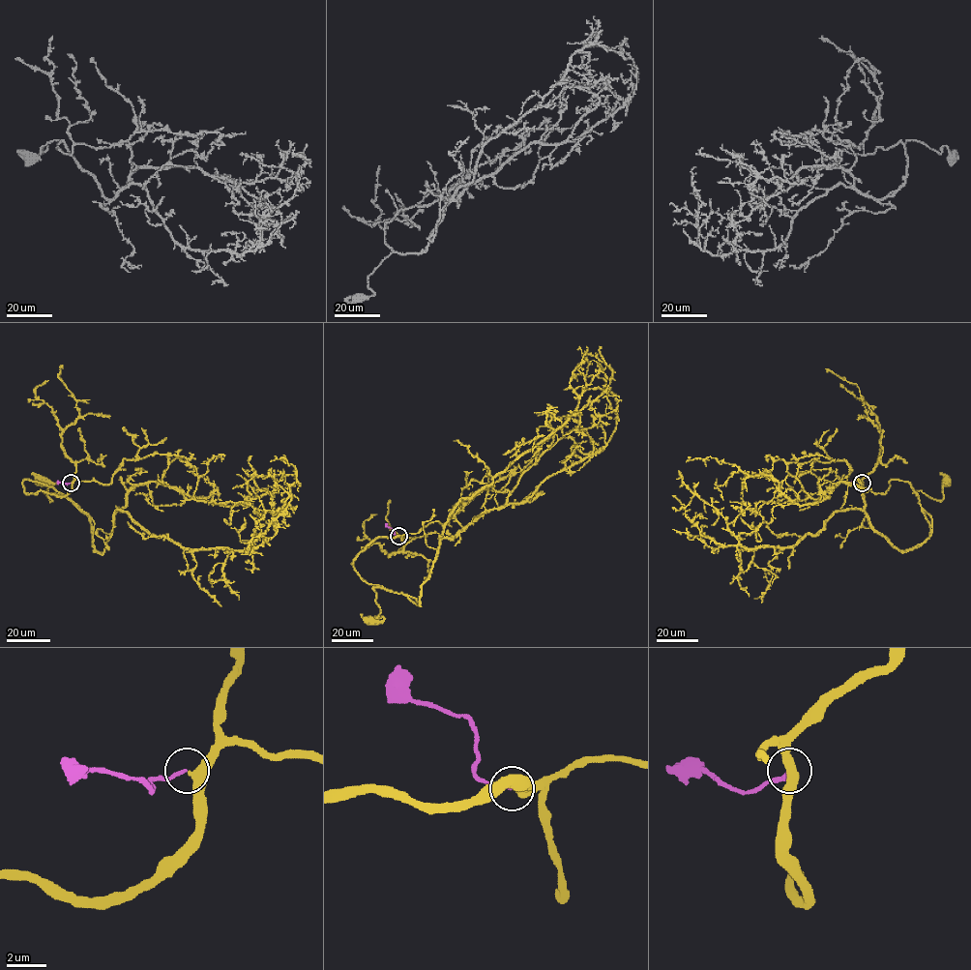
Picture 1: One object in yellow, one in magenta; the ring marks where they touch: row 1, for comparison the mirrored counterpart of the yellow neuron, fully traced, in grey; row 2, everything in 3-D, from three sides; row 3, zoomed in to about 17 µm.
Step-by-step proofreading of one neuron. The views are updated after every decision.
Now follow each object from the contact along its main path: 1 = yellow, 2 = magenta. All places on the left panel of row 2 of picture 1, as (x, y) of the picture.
1: (71, 483), (58, 496), (22, 486), (28, 479), (59, 493), (44, 492), (50, 501), (41, 483)
2: (71, 483), (58, 482)

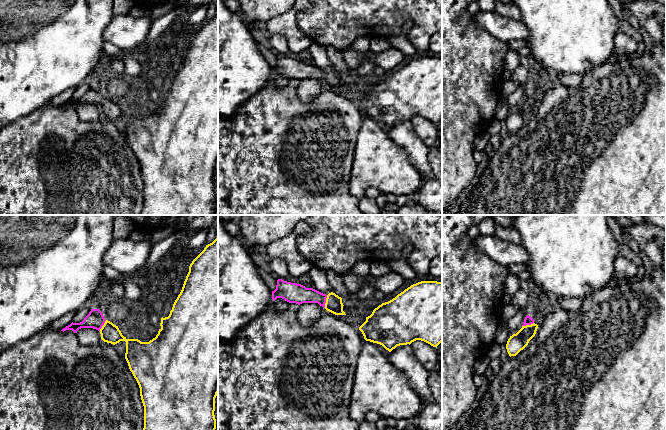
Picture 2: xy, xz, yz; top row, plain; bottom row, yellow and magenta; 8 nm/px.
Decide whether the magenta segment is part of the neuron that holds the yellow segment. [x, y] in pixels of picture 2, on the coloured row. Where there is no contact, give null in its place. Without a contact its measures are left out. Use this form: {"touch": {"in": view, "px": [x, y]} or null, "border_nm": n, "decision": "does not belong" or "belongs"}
{"touch": {"in": "xz", "px": [326, 301]}, "border_nm": 110, "decision": "belongs"}

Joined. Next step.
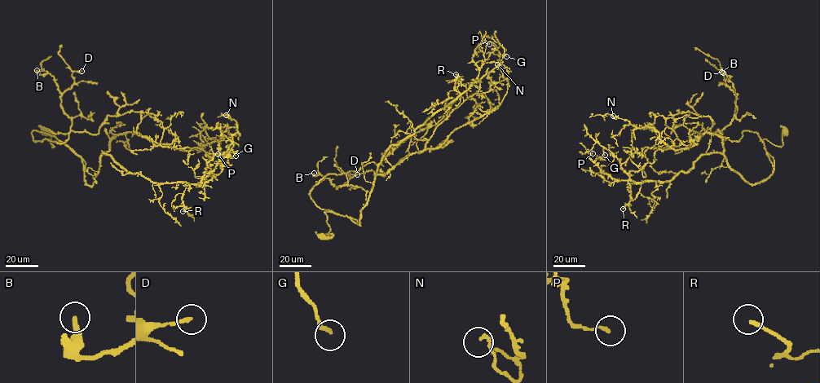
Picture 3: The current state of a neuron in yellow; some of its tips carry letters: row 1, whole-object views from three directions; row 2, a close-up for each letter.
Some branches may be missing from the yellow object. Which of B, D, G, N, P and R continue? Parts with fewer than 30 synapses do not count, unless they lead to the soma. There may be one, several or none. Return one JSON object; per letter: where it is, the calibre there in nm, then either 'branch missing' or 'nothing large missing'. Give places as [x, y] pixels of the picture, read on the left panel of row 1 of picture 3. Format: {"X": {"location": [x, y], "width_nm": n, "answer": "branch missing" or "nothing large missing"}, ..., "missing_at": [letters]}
{"B": {"location": [37, 70], "width_nm": 260, "answer": "nothing large missing"}, "D": {"location": [81, 71], "width_nm": 160, "answer": "nothing large missing"}, "G": {"location": [235, 156], "width_nm": 170, "answer": "nothing large missing"}, "N": {"location": [226, 115], "width_nm": 130, "answer": "nothing large missing"}, "P": {"location": [218, 154], "width_nm": 140, "answer": "nothing large missing"}, "R": {"location": [182, 211], "width_nm": 170, "answer": "nothing large missing"}, "missing_at": []}

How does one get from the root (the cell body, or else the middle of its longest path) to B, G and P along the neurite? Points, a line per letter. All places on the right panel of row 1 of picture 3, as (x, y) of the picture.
B: (785, 133), (781, 147), (749, 130), (738, 141), (723, 143), (735, 92), (721, 72)
G: (785, 133), (781, 147), (760, 140), (773, 173), (753, 184), (719, 152), (669, 181), (642, 182), (605, 155)
P: (785, 133), (781, 147), (760, 140), (773, 173), (753, 184), (719, 152), (642, 182), (613, 178), (592, 153)

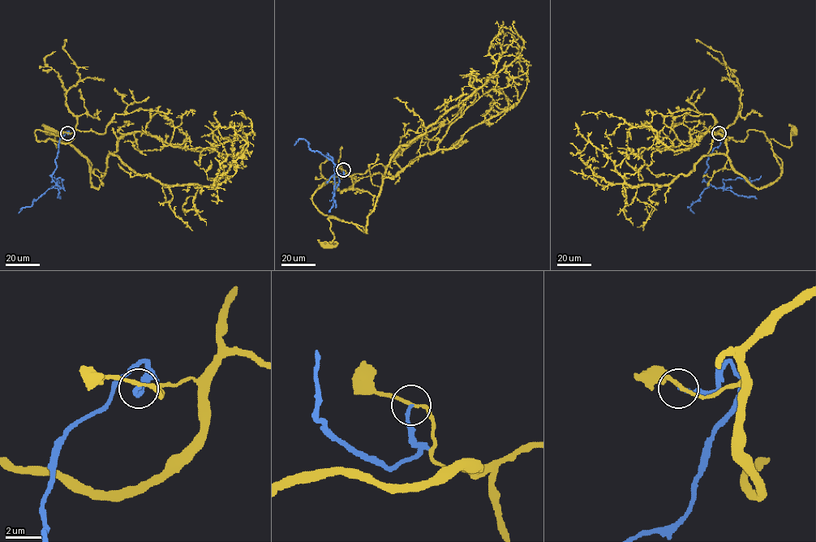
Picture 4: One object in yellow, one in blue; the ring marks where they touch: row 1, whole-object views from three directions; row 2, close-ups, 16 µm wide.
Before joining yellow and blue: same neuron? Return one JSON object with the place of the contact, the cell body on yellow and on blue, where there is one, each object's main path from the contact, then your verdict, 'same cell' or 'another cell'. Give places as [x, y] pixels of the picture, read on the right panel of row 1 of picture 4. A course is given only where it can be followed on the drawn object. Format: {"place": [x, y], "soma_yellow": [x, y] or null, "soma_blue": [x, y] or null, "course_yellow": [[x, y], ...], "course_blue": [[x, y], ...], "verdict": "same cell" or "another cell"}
{"place": [719, 133], "soma_yellow": [793, 131], "soma_blue": null, "course_yellow": [[719, 133], [725, 132], [726, 144], [759, 131], [766, 140], [789, 147], [794, 132]], "course_blue": [[719, 133], [725, 133], [706, 161], [704, 180], [721, 187], [723, 179], [751, 181], [761, 175]], "verdict": "another cell"}

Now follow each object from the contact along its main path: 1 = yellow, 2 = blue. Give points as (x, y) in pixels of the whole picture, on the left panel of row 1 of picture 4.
1: (67, 133), (74, 137), (62, 144), (35, 135), (43, 131), (64, 141), (52, 140), (57, 147), (49, 132)
2: (67, 133), (61, 138), (56, 168), (52, 174), (52, 179), (62, 187), (63, 179), (57, 181), (54, 175)

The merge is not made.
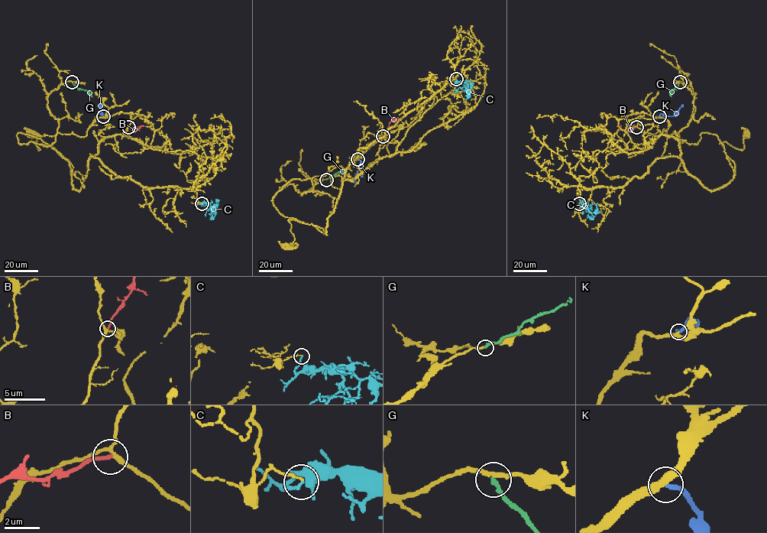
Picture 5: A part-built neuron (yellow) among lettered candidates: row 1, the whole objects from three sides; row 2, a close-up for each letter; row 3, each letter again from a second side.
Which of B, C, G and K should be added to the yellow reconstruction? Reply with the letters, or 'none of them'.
B, K

